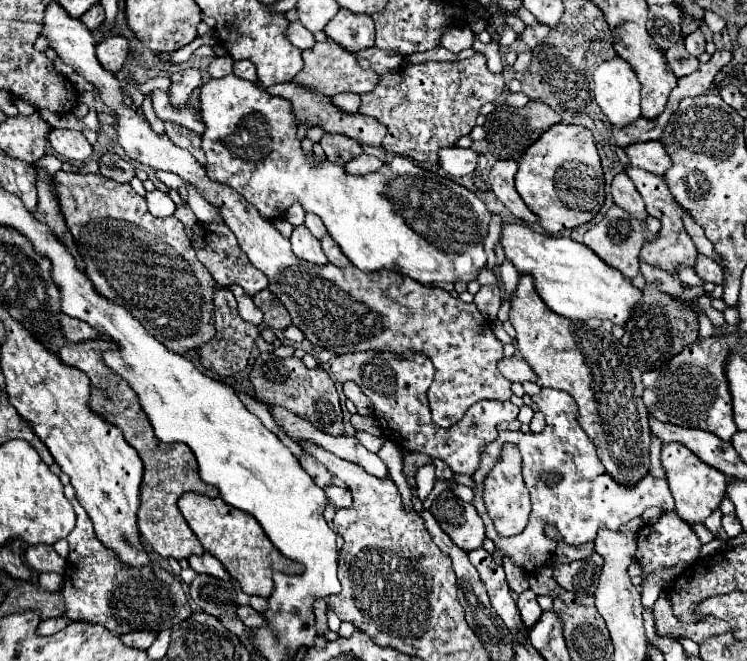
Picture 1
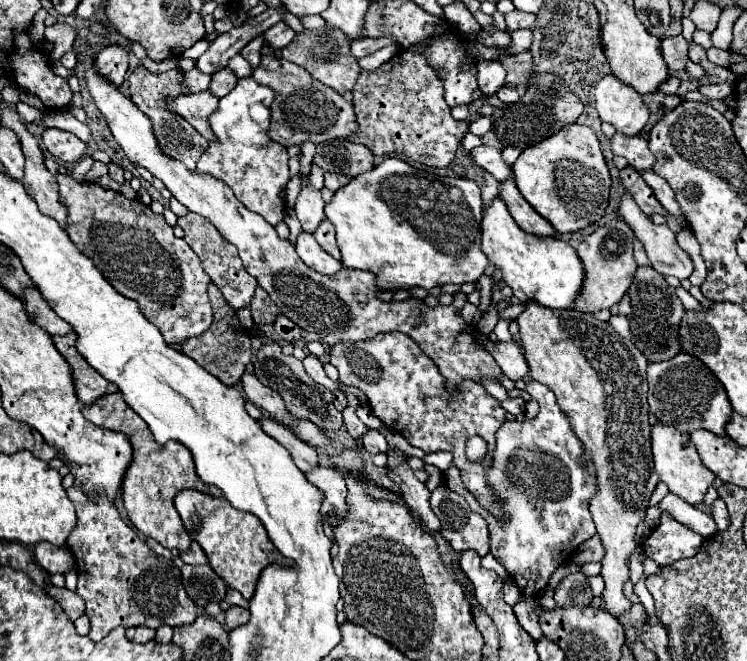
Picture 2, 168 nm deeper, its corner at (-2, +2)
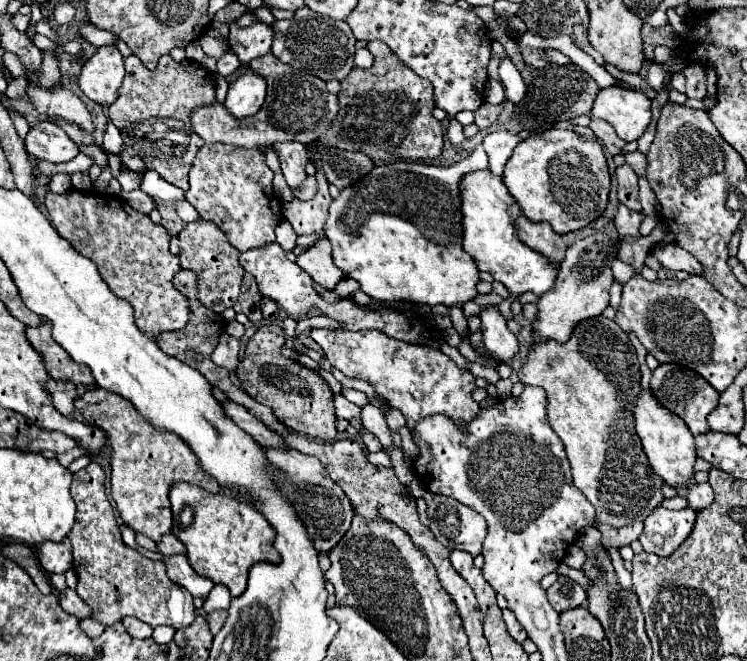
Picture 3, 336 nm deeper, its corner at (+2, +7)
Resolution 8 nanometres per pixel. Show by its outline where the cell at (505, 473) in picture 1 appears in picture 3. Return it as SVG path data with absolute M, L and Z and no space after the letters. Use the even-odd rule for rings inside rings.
M312 328L310 338L324 350L324 356L350 378L360 378L376 388L388 400L388 406L398 408L408 428L412 430L416 422L430 414L444 414L456 424L470 422L480 412L480 404L472 400L470 392L476 388L474 376L458 368L446 354L436 348L418 346L402 340L384 336L380 330L326 330Z

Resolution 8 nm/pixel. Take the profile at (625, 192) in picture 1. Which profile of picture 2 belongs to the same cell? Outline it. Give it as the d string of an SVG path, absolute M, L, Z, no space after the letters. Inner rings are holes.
M628 191L620 199L618 213L632 227L638 241L642 241L646 255L658 273L676 279L688 279L692 275L692 261L676 243L674 231L668 225L654 225L650 215L642 213Z

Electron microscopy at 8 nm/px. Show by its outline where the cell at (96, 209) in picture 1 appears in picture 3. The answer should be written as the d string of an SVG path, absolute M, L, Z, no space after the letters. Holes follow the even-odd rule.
M78 190L64 194L46 194L46 210L58 234L82 254L92 258L102 280L122 300L130 300L136 326L158 336L166 330L180 330L190 318L188 300L172 286L172 276L180 270L178 256L168 250L168 234L146 214L136 214L130 206L104 206L106 198Z

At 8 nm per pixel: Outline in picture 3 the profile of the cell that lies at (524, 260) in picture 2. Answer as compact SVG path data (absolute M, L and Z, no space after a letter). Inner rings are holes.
M474 170L462 176L460 180L460 198L462 198L462 248L468 252L480 272L490 272L494 280L502 282L512 296L524 292L534 292L542 296L552 288L558 270L538 252L528 248L516 232L516 220L520 218L520 208L514 196L508 192L502 176L492 176L488 170Z

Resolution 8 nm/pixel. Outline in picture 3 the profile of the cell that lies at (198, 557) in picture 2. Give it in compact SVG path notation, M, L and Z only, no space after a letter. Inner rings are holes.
M164 534L162 540L158 542L158 552L164 554L164 556L170 556L170 554L184 554L186 548L184 548L184 544L182 544L174 534Z

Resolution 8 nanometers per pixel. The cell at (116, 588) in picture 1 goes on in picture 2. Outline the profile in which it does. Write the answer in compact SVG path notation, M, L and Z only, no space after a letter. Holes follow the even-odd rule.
M72 485L66 493L68 493L70 501L74 503L76 515L78 515L78 523L72 529L66 545L74 557L74 569L78 573L76 593L86 601L86 615L90 617L90 625L92 625L88 637L92 641L100 641L114 627L126 627L128 629L128 627L146 625L146 627L158 629L162 625L178 627L178 625L192 623L196 619L196 605L184 591L184 585L180 581L180 569L172 561L156 555L138 537L138 533L134 533L122 521L118 509L106 497L98 497L98 501L92 503L76 485Z

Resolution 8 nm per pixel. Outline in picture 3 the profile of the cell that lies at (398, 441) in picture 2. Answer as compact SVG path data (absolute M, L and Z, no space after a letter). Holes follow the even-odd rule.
M340 394L334 396L334 406L336 406L336 416L338 416L338 418L346 418L346 420L350 420L350 418L360 416L360 408L358 408L356 404L348 402L346 398L342 398Z

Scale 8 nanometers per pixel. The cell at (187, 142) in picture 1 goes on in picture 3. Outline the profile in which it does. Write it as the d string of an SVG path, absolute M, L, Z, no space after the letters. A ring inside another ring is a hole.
M128 56L124 58L124 62L126 62L126 78L120 88L120 98L112 104L112 108L108 110L108 116L122 134L126 134L128 138L134 138L132 148L144 160L148 170L156 170L166 182L182 190L188 190L188 172L190 172L192 160L196 152L204 146L204 140L200 140L200 136L192 132L190 114L192 114L192 108L200 108L200 106L208 106L216 102L214 74L202 68L200 62L190 62L190 60L176 62L172 56L162 56L156 70L148 70L136 56Z

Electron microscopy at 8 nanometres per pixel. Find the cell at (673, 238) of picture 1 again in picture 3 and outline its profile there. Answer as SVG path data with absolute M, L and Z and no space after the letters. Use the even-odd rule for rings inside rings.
M628 164L616 168L616 180L618 180L618 200L628 206L630 210L640 212L640 198L638 198L638 176L632 172Z

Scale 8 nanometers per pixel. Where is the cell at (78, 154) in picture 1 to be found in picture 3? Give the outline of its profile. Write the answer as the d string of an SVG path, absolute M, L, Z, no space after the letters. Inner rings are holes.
M38 122L30 128L26 140L26 150L34 158L42 158L48 162L68 162L78 154L78 146L66 136L66 132L54 122Z

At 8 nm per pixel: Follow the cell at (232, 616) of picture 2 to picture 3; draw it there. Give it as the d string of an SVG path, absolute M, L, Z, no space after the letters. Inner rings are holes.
M216 610L216 612L210 612L210 614L204 616L204 618L208 620L208 626L210 626L210 632L212 632L212 634L216 634L216 632L222 628L226 616L228 616L226 610Z

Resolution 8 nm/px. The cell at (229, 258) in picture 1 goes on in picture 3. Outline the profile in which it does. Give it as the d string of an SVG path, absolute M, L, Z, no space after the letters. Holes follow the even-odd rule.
M198 220L194 224L186 224L184 230L178 236L180 242L180 266L184 270L196 272L198 282L198 300L210 308L216 314L222 314L226 308L236 304L236 298L240 296L240 282L244 276L244 268L238 262L240 252L232 248L224 236L224 232L206 220Z

